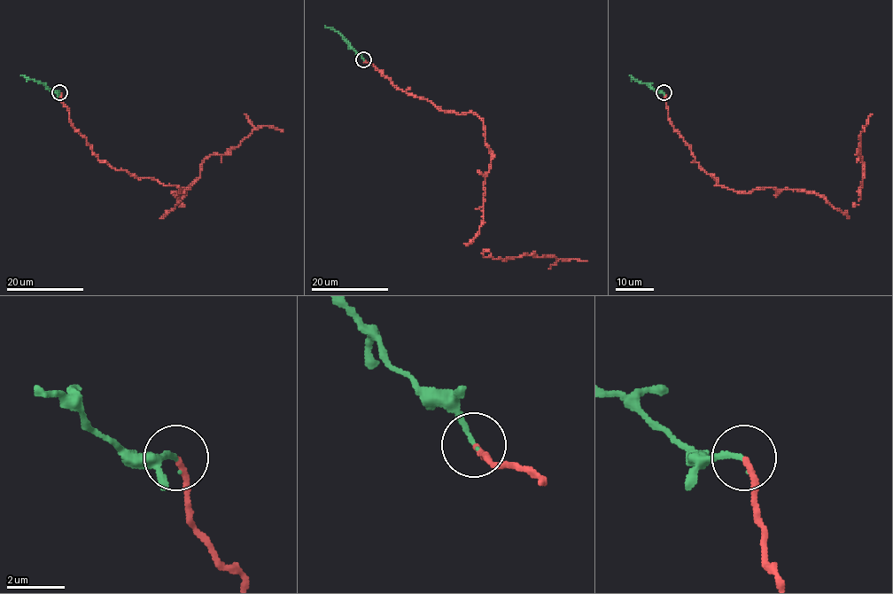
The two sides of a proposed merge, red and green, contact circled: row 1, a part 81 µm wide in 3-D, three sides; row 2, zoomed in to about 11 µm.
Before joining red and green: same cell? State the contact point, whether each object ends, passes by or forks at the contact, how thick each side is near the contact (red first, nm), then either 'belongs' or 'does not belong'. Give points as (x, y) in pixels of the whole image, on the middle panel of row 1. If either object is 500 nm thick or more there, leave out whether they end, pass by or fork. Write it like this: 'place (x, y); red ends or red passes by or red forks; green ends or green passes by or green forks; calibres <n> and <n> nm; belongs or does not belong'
place (363, 59); red ends; green ends; calibres 190 and 180 nm; belongs

